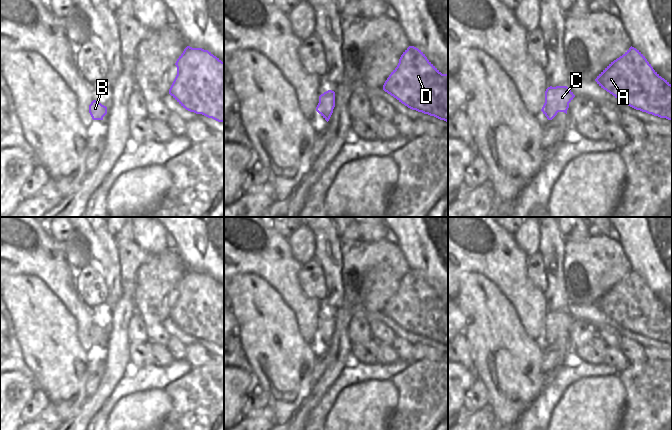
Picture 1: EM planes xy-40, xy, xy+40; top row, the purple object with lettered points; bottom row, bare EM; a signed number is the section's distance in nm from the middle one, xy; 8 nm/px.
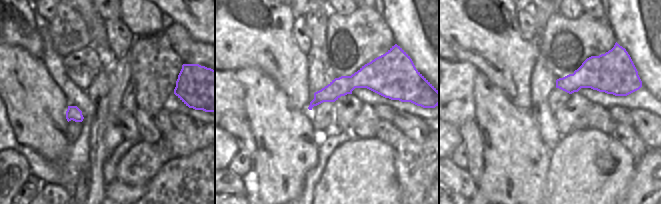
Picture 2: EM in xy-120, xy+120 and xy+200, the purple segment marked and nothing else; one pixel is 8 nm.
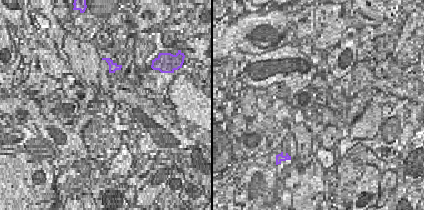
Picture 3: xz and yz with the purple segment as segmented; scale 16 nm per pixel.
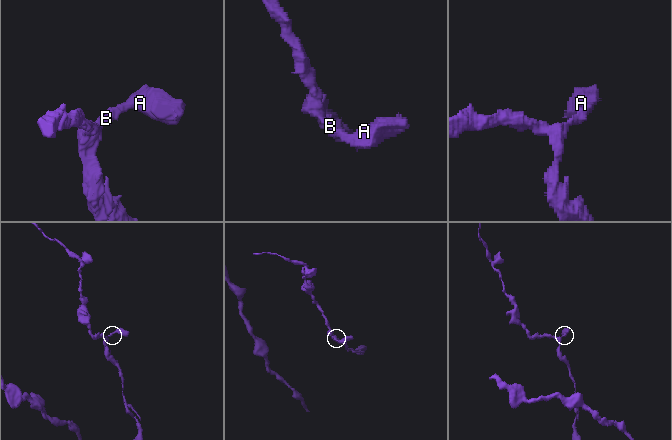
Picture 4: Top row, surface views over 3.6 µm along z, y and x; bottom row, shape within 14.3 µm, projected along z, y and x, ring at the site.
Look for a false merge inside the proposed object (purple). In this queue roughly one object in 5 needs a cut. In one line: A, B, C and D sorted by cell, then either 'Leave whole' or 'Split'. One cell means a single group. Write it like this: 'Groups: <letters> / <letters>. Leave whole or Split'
Groups: A B C D. Leave whole.

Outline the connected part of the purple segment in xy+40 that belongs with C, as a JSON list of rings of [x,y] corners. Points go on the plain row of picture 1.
[[[567,310],[548,311],[545,315],[545,327],[541,333],[548,344],[552,344],[558,336],[567,338],[569,327],[575,319]]]

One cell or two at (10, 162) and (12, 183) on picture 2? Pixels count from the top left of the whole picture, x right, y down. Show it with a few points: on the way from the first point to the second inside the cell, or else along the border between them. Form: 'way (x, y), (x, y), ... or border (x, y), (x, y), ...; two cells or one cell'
way (11, 167), (11, 178); one cell

